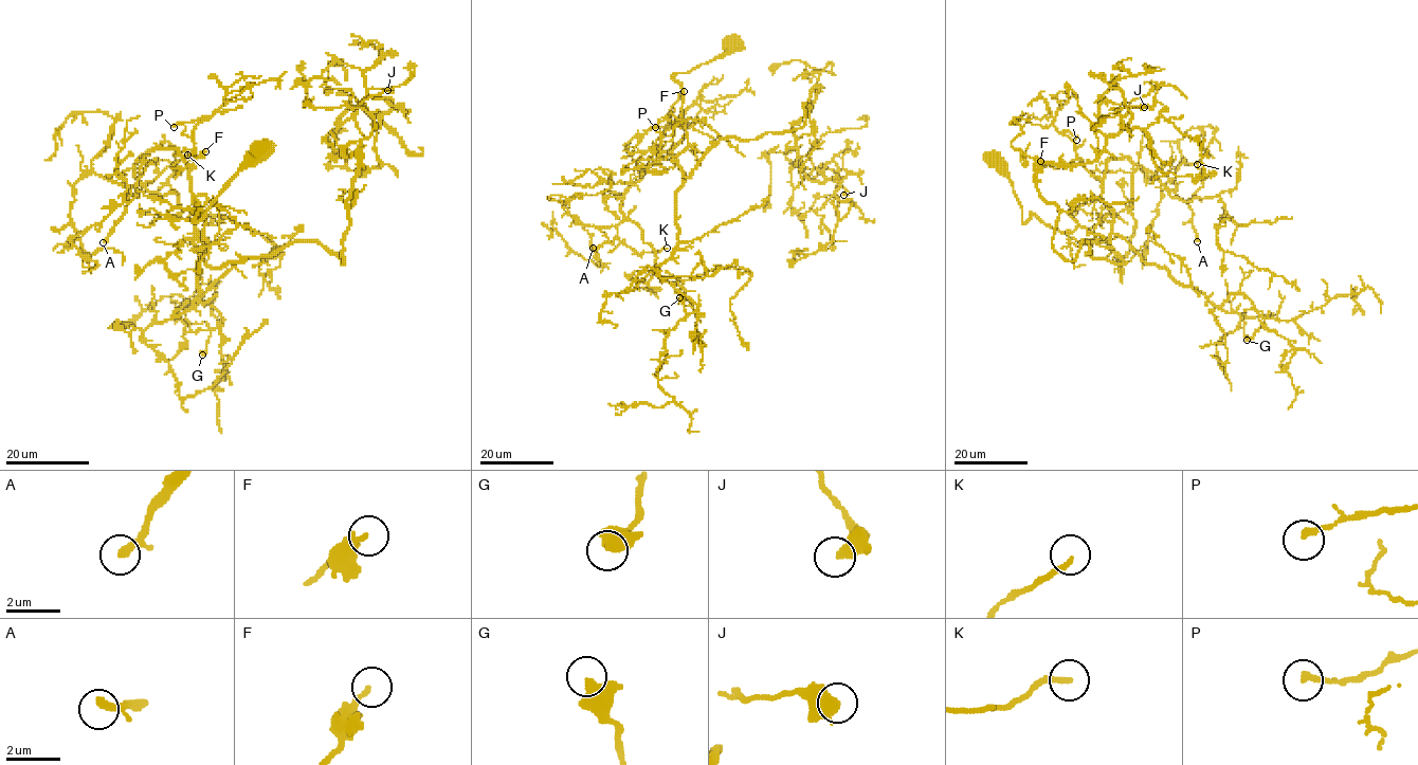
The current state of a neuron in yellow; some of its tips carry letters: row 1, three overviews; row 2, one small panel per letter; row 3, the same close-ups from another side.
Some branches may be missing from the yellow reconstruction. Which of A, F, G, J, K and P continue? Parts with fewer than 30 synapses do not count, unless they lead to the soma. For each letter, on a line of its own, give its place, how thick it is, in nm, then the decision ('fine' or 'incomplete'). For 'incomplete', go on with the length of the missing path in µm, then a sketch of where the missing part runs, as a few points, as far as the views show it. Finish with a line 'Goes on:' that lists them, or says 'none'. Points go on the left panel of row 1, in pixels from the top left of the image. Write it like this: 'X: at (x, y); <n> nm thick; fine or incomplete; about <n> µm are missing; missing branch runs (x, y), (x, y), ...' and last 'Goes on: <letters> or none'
A: at (103, 242); 220 nm thick; incomplete; about 40 µm are missing
F: at (205, 151); 240 nm thick; fine
G: at (202, 354); 460 nm thick; fine
J: at (387, 90); 480 nm thick; fine
K: at (187, 155); 180 nm thick; fine
P: at (174, 127); 180 nm thick; fine
Goes on: A

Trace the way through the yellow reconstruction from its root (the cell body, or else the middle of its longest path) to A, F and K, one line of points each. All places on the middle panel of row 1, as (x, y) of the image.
A: (733, 42), (674, 75), (688, 145), (675, 164), (670, 152), (662, 156), (628, 188), (613, 242), (593, 248)
F: (733, 42), (673, 77), (684, 93), (688, 142), (675, 164), (670, 109), (684, 91)
K: (733, 42), (674, 75), (688, 145), (675, 164), (662, 156), (622, 199), (619, 240), (638, 253), (667, 248)

